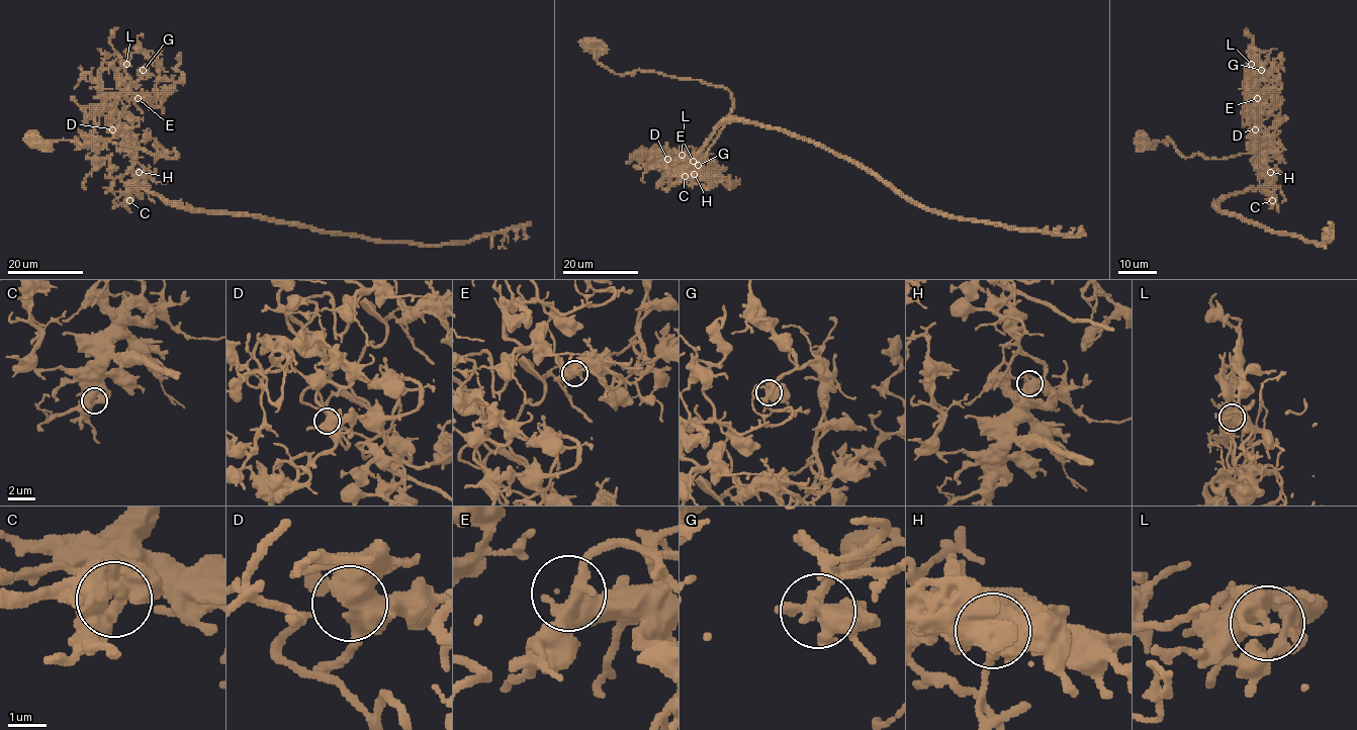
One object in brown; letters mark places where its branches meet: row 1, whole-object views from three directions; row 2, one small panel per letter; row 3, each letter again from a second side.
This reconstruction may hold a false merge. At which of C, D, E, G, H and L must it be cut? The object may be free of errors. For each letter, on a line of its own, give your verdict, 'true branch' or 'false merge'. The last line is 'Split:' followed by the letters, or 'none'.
C: true branch
D: true branch
E: true branch
G: true branch
H: false merge
L: true branch
Split: H

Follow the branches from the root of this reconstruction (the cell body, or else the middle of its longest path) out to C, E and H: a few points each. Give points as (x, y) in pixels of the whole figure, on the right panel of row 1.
C: (1143, 141), (1170, 140), (1167, 144), (1185, 158), (1227, 159), (1264, 146), (1272, 200)
E: (1143, 141), (1170, 140), (1185, 158), (1251, 154), (1269, 142), (1281, 111), (1264, 96), (1281, 97), (1257, 98)
H: (1143, 141), (1170, 140), (1167, 144), (1185, 158), (1227, 159), (1264, 146), (1270, 172)

